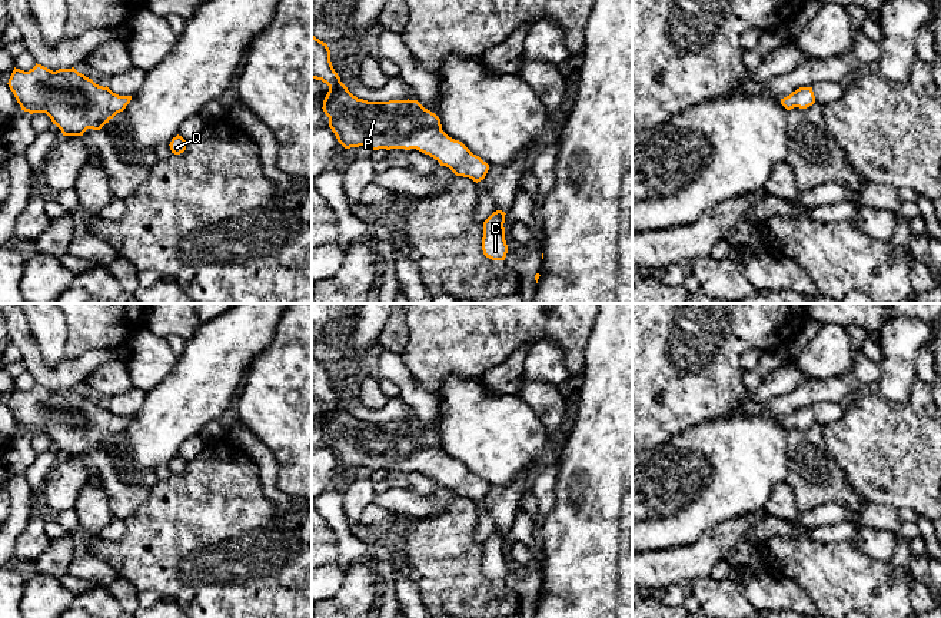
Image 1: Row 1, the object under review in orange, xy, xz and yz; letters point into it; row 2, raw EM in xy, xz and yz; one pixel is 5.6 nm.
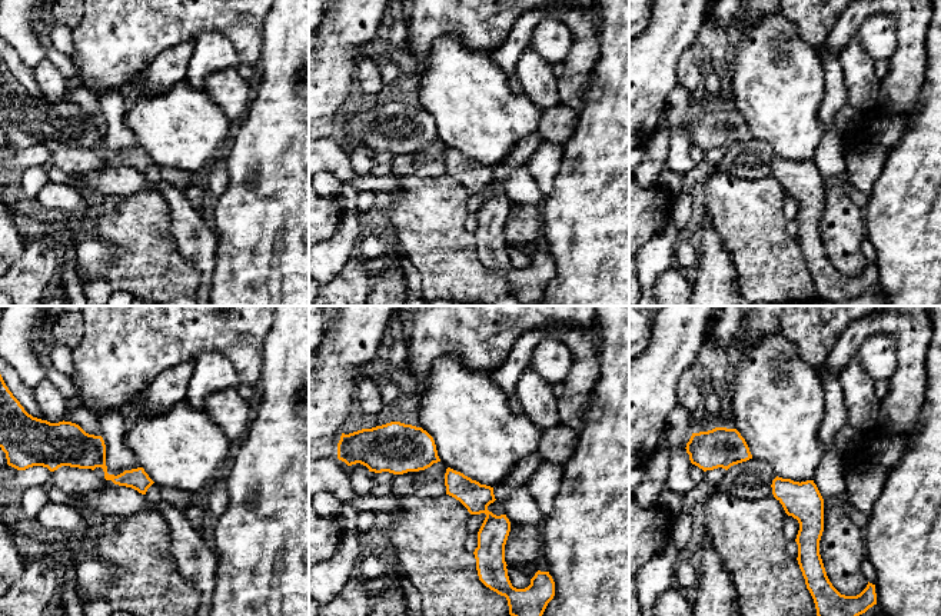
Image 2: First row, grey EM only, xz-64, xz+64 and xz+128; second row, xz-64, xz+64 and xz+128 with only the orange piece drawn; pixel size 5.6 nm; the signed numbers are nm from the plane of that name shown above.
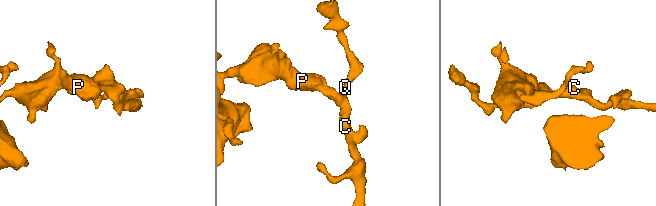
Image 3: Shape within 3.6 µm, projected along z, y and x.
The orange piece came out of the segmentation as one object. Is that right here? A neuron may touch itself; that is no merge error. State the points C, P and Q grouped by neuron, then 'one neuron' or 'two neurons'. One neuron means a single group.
C Q / P; two neurons

